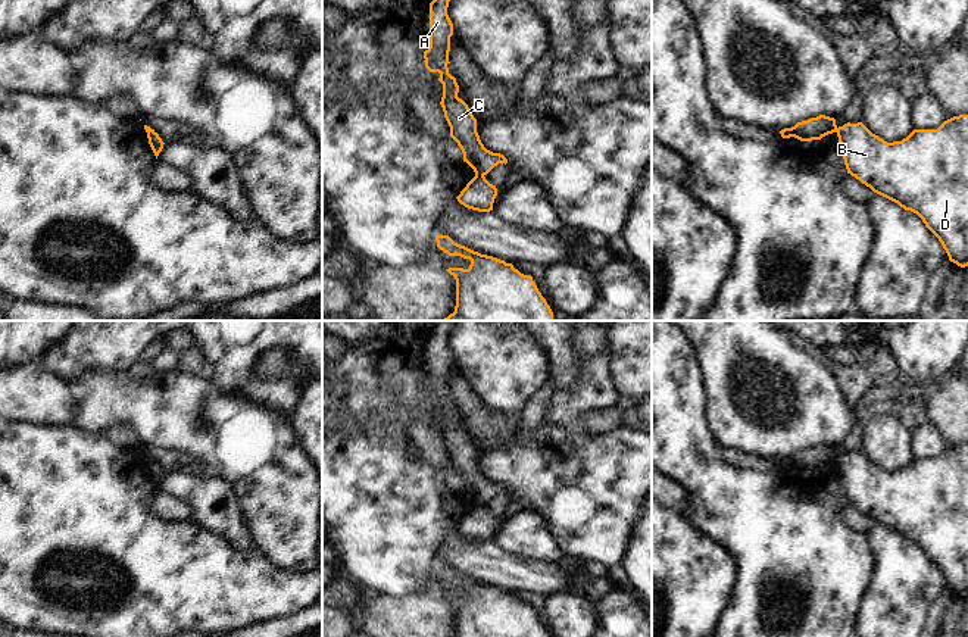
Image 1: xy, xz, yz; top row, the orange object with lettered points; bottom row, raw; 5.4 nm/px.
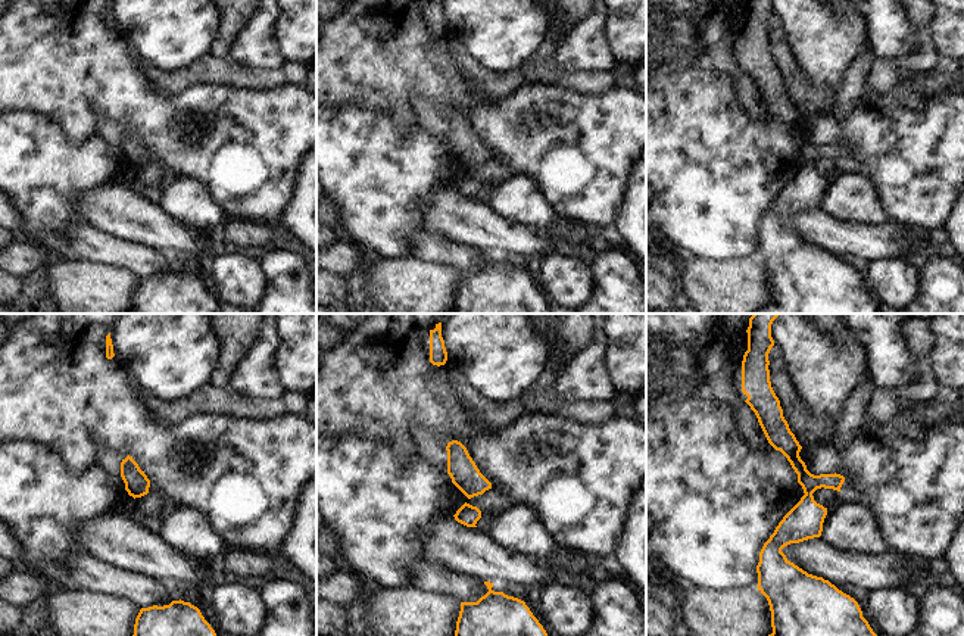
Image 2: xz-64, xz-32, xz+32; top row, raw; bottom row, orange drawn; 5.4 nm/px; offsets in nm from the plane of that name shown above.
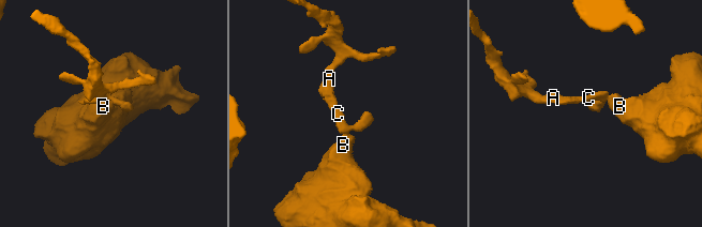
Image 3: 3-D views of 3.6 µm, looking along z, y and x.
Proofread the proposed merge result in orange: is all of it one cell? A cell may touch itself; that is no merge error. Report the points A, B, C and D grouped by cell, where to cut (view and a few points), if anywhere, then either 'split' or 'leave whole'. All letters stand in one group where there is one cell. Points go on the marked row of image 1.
A C / B D; cut in xz along (475, 174), (483, 177); split

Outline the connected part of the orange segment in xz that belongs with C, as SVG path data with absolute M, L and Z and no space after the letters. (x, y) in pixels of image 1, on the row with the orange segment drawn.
M433 0L430 3L430 47L424 51L425 68L438 72L443 84L441 107L450 127L450 137L458 143L466 162L478 177L487 175L499 163L508 163L500 153L484 147L477 132L477 119L468 104L458 97L459 85L449 74L447 65L453 24L447 15L450 0Z

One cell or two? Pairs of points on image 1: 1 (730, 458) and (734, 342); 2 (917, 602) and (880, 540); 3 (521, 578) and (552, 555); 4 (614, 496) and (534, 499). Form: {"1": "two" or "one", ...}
{"1": "two", "2": "one", "3": "two", "4": "one"}

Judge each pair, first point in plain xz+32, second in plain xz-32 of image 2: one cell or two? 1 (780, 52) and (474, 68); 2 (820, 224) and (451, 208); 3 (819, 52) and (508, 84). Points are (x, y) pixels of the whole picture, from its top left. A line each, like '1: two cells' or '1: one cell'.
1: one cell
2: one cell
3: two cells

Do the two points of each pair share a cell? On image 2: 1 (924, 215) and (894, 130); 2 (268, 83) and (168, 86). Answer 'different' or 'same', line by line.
1: same
2: same

